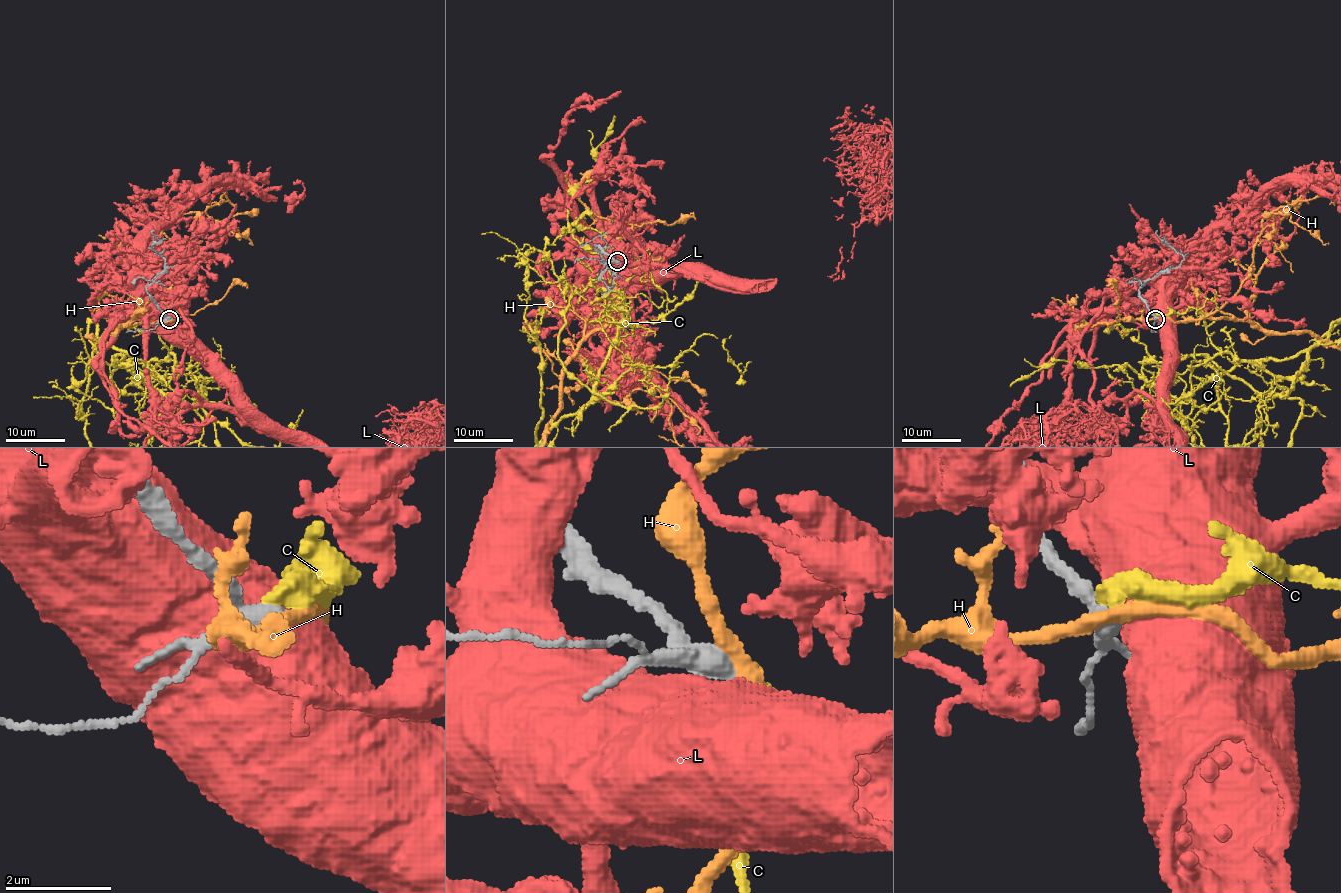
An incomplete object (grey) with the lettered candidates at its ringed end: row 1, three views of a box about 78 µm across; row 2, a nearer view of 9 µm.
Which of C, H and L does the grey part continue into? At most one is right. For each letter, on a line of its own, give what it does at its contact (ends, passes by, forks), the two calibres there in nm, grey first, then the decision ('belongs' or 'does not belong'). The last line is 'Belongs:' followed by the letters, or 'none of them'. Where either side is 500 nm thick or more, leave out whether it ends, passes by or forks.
C: it ends; calibres 360 and 460 nm; does not belong
H: it passes by; calibres 380 and 280 nm; does not belong
L: calibres 400 and 850 nm; does not belong
Belongs: none of them

